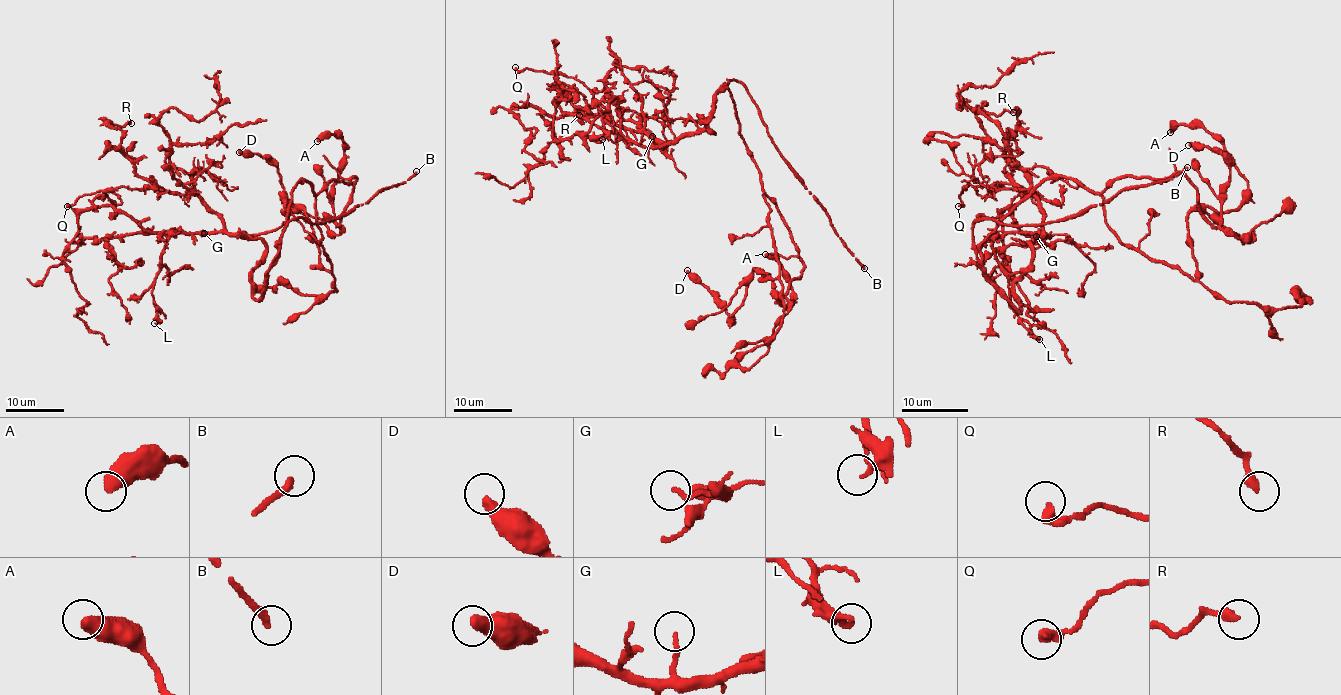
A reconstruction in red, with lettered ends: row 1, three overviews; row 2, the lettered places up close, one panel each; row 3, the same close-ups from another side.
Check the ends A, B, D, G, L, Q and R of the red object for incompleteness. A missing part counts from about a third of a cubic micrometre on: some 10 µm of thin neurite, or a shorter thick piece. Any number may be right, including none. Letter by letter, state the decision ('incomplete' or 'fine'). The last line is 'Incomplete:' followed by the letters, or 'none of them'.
A: fine
B: incomplete
D: fine
G: fine
L: fine
Q: fine
R: fine
Incomplete: B

